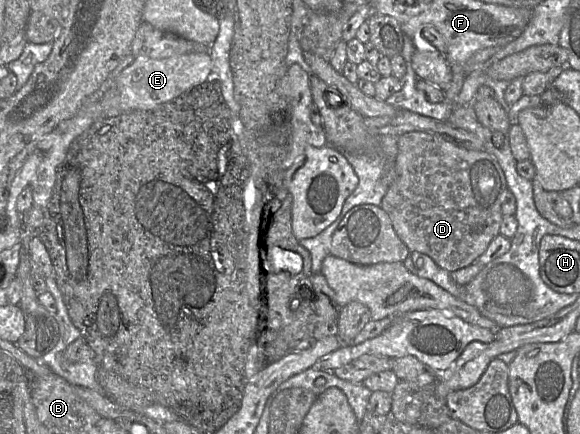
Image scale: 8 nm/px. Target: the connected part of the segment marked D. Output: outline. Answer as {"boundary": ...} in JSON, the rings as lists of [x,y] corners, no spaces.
{"boundary":[[[410,131],[397,137],[396,179],[382,199],[381,207],[391,219],[393,228],[410,252],[420,252],[429,256],[440,268],[450,272],[462,269],[476,262],[489,246],[490,242],[500,234],[499,229],[503,215],[501,213],[502,194],[507,190],[507,182],[496,158],[486,151],[468,150],[459,147],[438,134],[423,131]]]}

